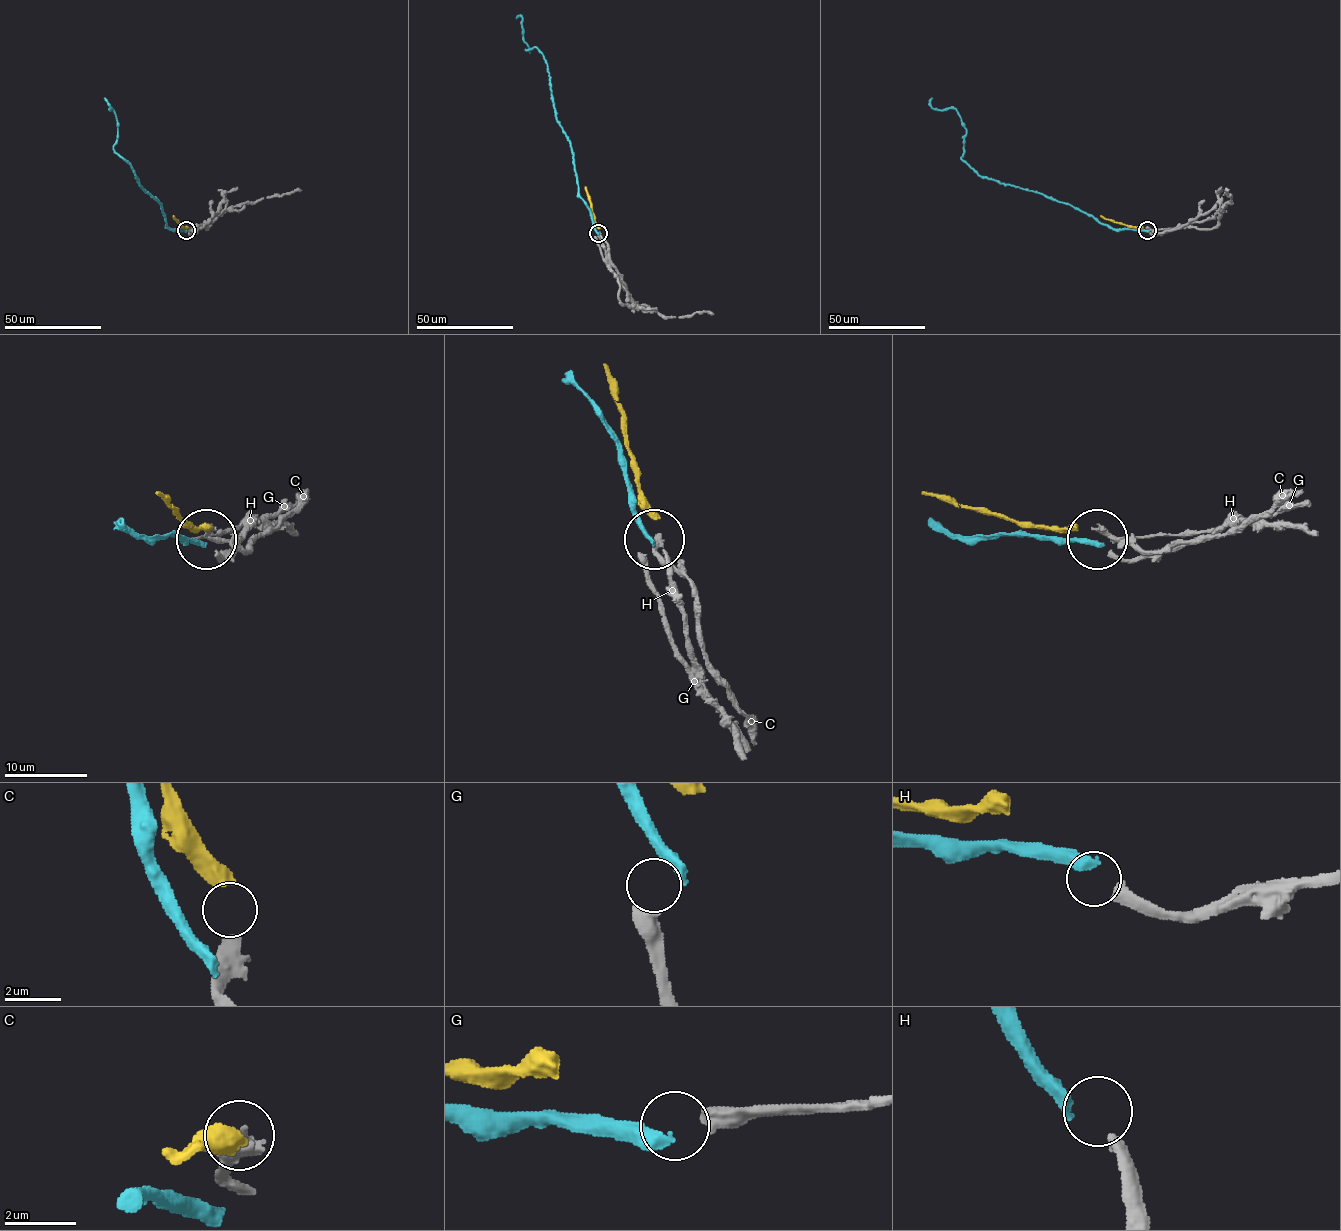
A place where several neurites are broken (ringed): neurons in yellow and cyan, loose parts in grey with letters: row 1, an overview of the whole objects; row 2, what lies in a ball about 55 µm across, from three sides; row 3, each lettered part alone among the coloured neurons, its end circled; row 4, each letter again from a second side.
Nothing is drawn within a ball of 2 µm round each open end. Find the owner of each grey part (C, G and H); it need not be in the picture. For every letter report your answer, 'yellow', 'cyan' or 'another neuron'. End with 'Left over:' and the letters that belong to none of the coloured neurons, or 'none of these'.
C: yellow
G: another neuron
H: cyan
Left over: G

